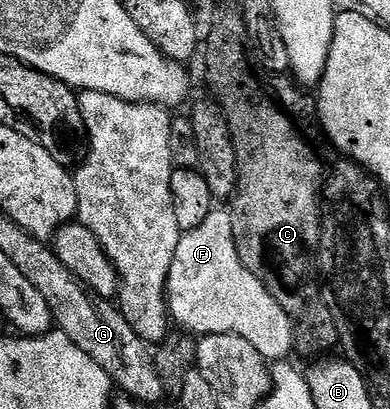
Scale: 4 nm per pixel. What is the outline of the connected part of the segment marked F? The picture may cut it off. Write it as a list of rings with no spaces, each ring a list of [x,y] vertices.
[[[211,209],[197,228],[182,233],[179,248],[175,248],[175,260],[171,260],[165,299],[169,302],[170,319],[185,329],[182,331],[197,336],[225,333],[243,337],[273,364],[294,353],[293,322],[279,308],[271,292],[239,260],[228,209]]]

